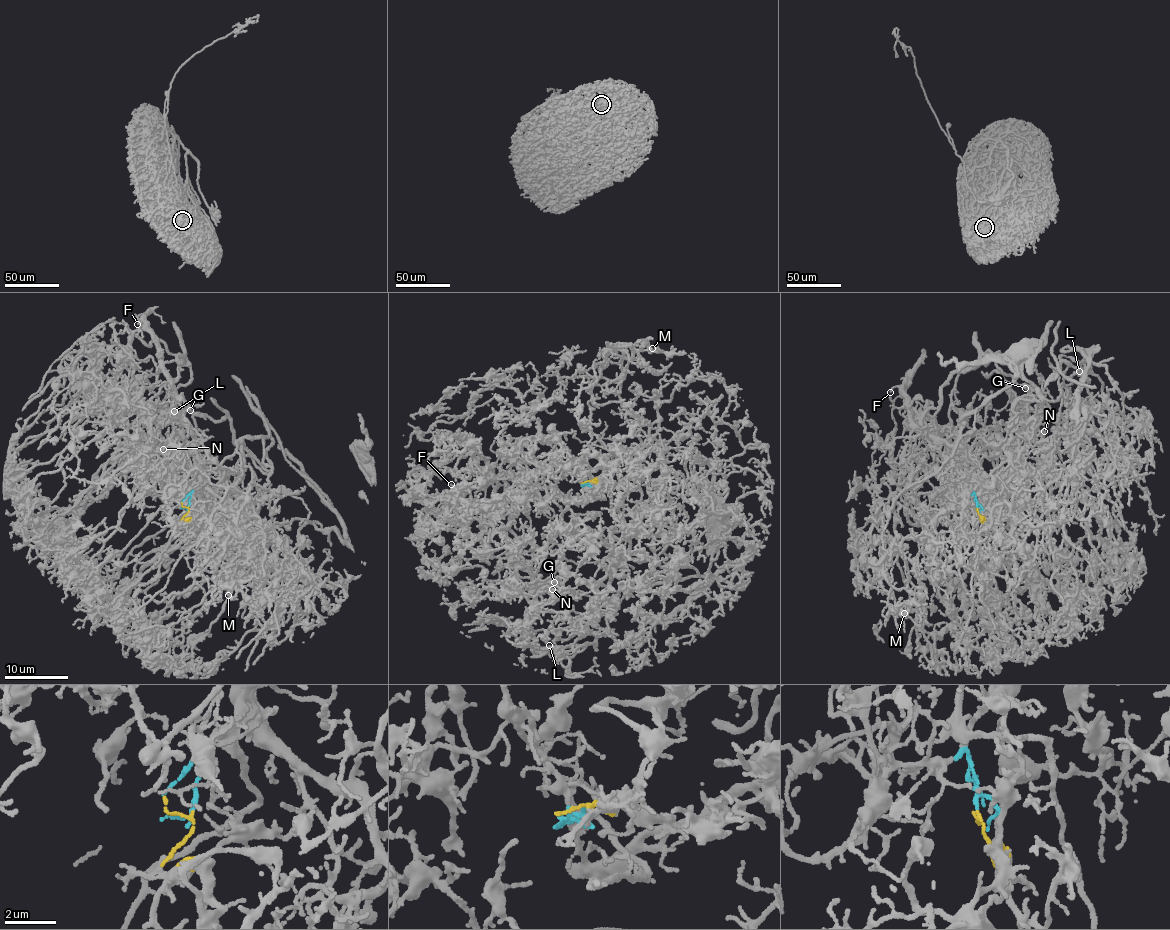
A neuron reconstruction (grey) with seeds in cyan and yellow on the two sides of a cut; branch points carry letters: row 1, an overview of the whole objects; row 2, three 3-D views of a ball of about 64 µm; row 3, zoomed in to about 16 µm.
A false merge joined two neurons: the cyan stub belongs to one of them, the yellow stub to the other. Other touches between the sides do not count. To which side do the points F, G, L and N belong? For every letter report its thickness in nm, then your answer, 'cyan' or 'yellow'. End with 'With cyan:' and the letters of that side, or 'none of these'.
F: 90 nm | cyan
G: 200 nm | yellow
L: 100 nm | yellow
N: 360 nm | yellow
With cyan: F

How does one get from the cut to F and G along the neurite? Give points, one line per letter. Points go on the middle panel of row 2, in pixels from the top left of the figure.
F: (589, 481), (584, 485), (588, 494), (573, 500), (510, 475), (459, 498), (450, 483)
G: (589, 481), (625, 451), (598, 483), (652, 568), (589, 603), (580, 651), (526, 644), (554, 582)

